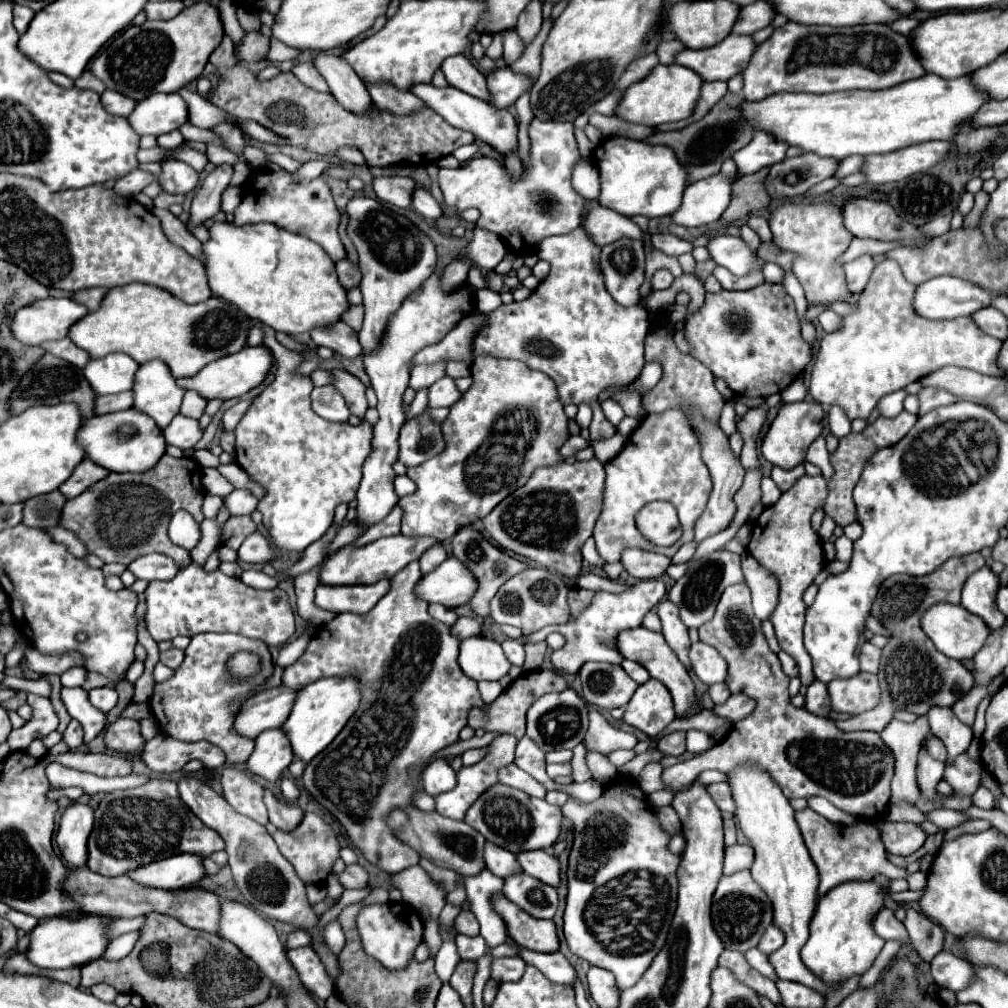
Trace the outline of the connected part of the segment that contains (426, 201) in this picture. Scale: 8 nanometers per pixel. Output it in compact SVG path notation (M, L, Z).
M419 187L413 193L413 205L411 205L411 209L415 209L425 219L433 219L433 221L437 221L443 215L441 205L437 203L437 199L427 189L419 189Z

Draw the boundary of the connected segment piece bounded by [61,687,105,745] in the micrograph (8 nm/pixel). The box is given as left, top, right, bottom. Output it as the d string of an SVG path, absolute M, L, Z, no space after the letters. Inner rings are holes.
M63 687L61 689L61 701L65 703L69 715L83 725L83 731L87 733L85 735L85 745L91 739L95 739L95 735L99 731L103 731L103 727L105 727L105 713L101 713L99 709L95 709L91 705L87 693L83 693L81 687L75 687L75 689Z

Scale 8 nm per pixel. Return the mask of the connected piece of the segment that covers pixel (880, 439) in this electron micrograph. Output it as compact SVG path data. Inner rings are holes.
M901 411L897 417L893 419L885 419L885 417L879 417L875 423L867 425L861 433L849 433L847 437L839 439L839 447L837 451L831 455L831 465L833 465L833 475L831 479L827 479L827 501L823 505L823 511L825 515L829 515L839 527L845 527L849 523L855 521L855 503L853 503L853 487L857 485L859 481L859 475L863 471L863 465L867 461L867 457L871 457L871 453L875 453L877 449L881 447L891 447L895 445L897 441L901 441L909 429L915 425L917 421L917 415L911 415L907 411Z

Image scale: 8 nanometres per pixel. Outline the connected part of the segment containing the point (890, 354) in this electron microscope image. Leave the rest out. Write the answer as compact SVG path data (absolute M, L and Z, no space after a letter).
M883 259L881 263L875 265L867 287L857 299L857 307L853 313L843 317L843 327L825 333L821 339L821 347L817 353L817 359L811 369L809 377L809 395L821 403L821 405L837 405L841 407L847 417L853 419L867 419L871 411L875 409L879 397L899 391L907 387L909 383L925 377L927 373L941 369L945 365L955 365L955 367L965 367L973 369L983 375L1003 375L995 367L995 357L1001 349L1001 341L983 333L971 317L957 317L951 321L931 321L925 317L915 315L915 309L911 309L911 301L915 297L917 285L911 285L903 273L899 273L899 265L891 259Z

